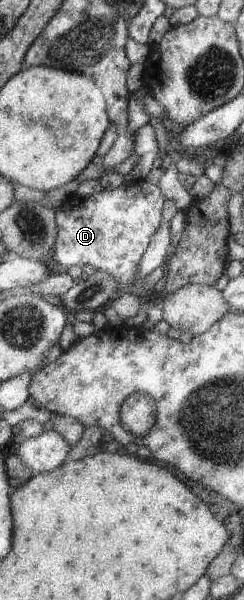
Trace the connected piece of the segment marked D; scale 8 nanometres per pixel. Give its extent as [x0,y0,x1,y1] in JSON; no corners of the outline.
[54,179,165,285]

